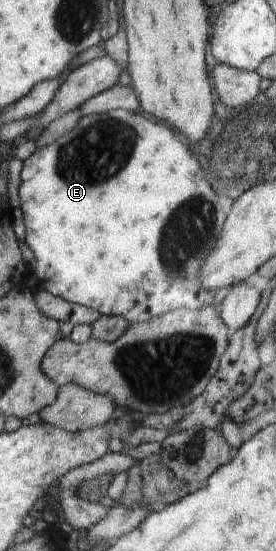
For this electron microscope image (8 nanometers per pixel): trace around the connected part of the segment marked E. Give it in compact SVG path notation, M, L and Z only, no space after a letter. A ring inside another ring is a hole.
M113 109L104 113L81 117L75 128L55 140L50 146L36 148L29 158L23 161L21 170L21 185L18 194L26 228L25 242L33 251L35 268L30 267L31 273L41 282L42 290L54 294L71 304L93 308L102 315L115 315L130 323L146 321L177 309L197 310L209 306L215 298L216 290L202 287L200 271L204 262L211 254L220 237L227 214L221 212L217 194L205 180L205 172L199 166L199 160L189 152L189 148L175 136L173 128L155 120L149 120L141 114L133 114L123 109Z

